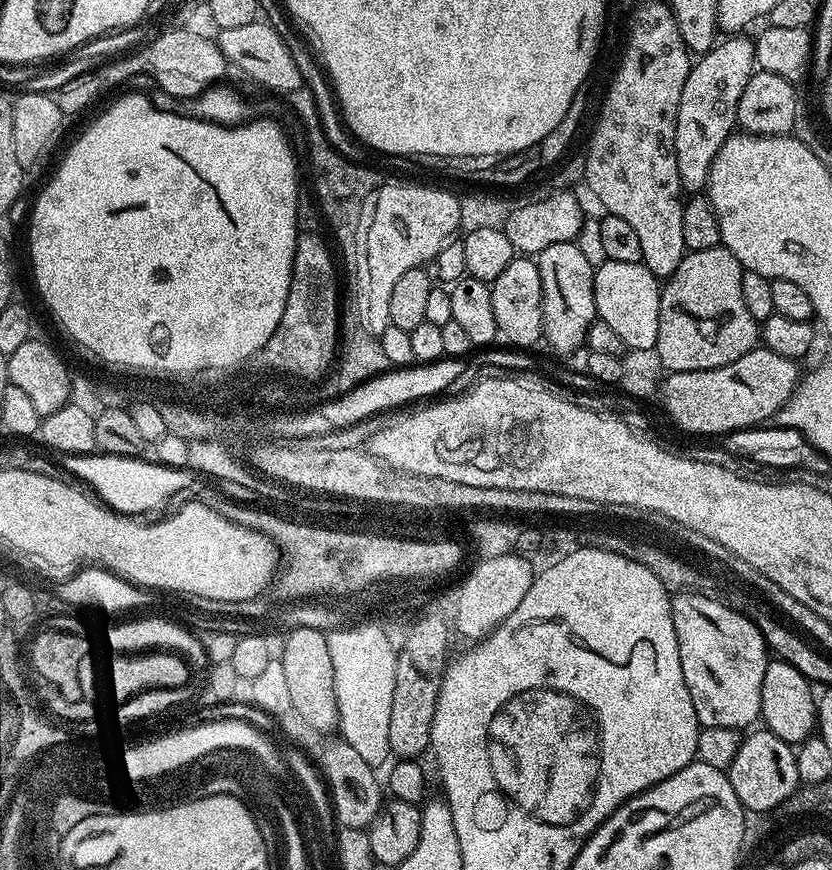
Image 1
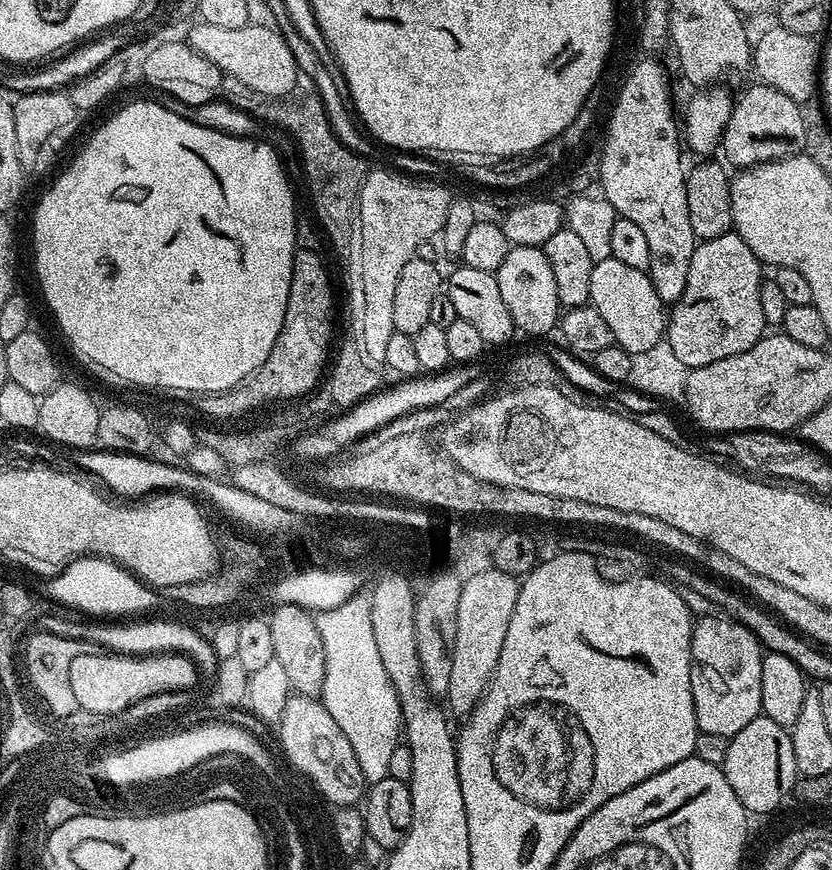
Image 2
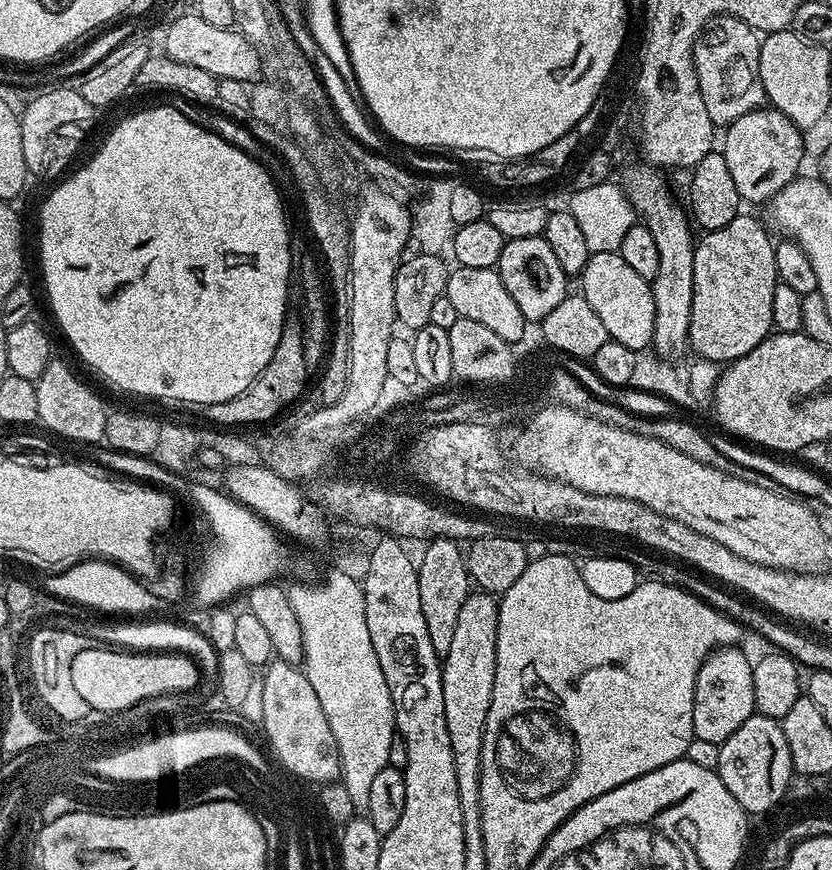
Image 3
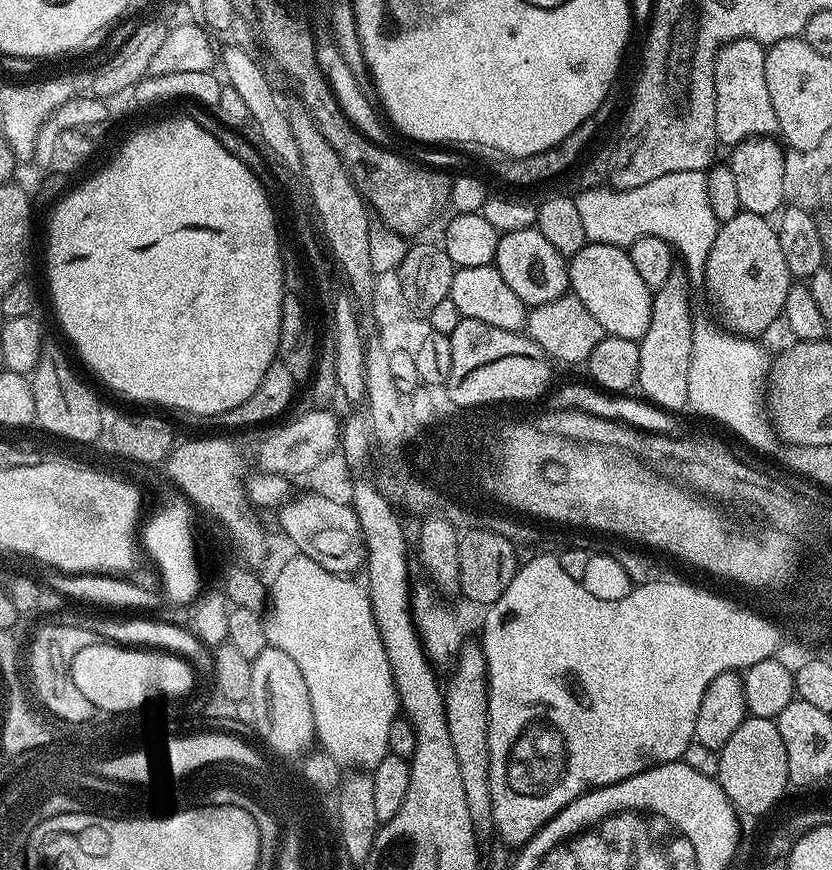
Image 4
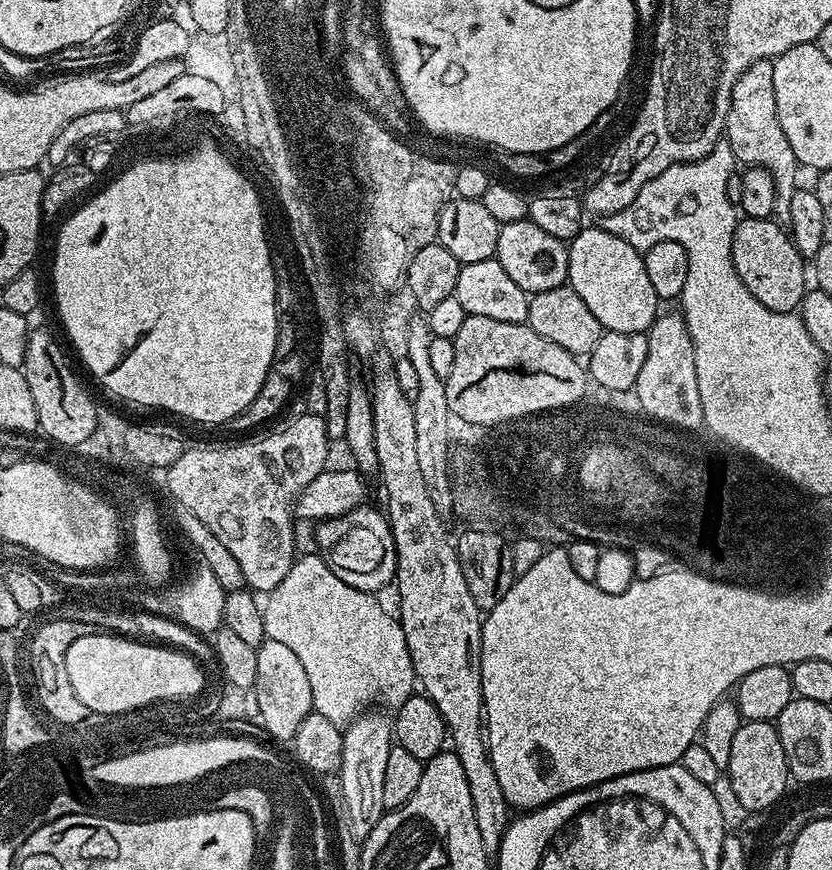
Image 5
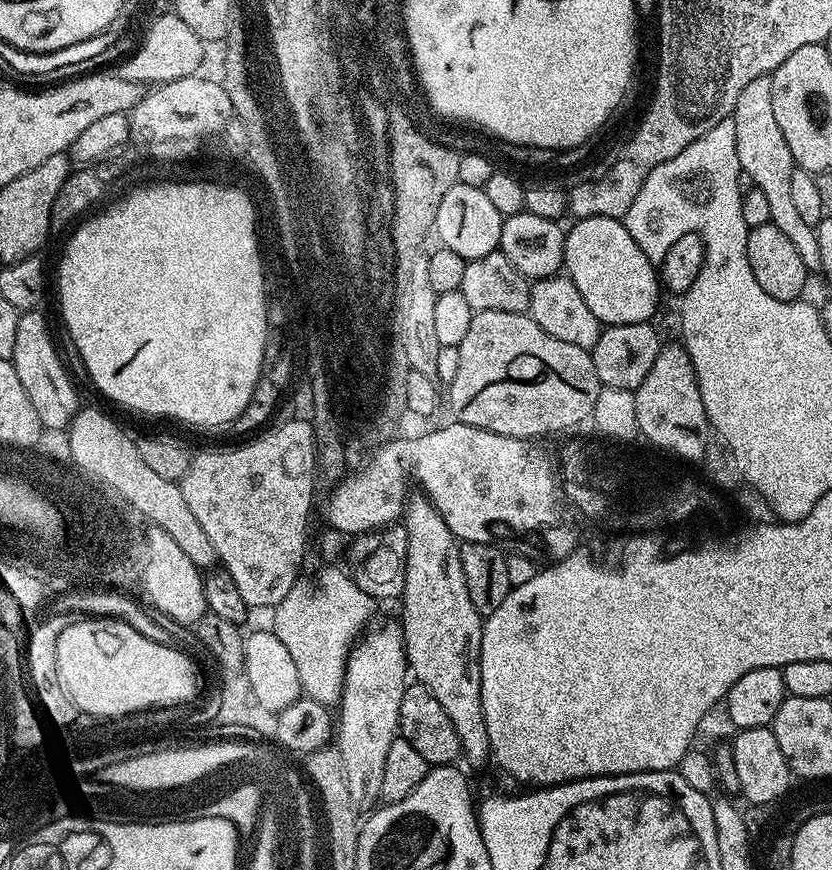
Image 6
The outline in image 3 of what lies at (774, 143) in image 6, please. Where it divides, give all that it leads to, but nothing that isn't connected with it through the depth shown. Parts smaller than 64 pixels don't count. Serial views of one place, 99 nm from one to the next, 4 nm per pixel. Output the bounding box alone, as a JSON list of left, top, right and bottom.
[694,16,765,126]

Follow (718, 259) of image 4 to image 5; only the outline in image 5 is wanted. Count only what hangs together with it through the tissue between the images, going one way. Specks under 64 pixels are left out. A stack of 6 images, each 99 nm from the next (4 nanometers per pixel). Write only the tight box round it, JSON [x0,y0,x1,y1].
[732,219,806,312]

